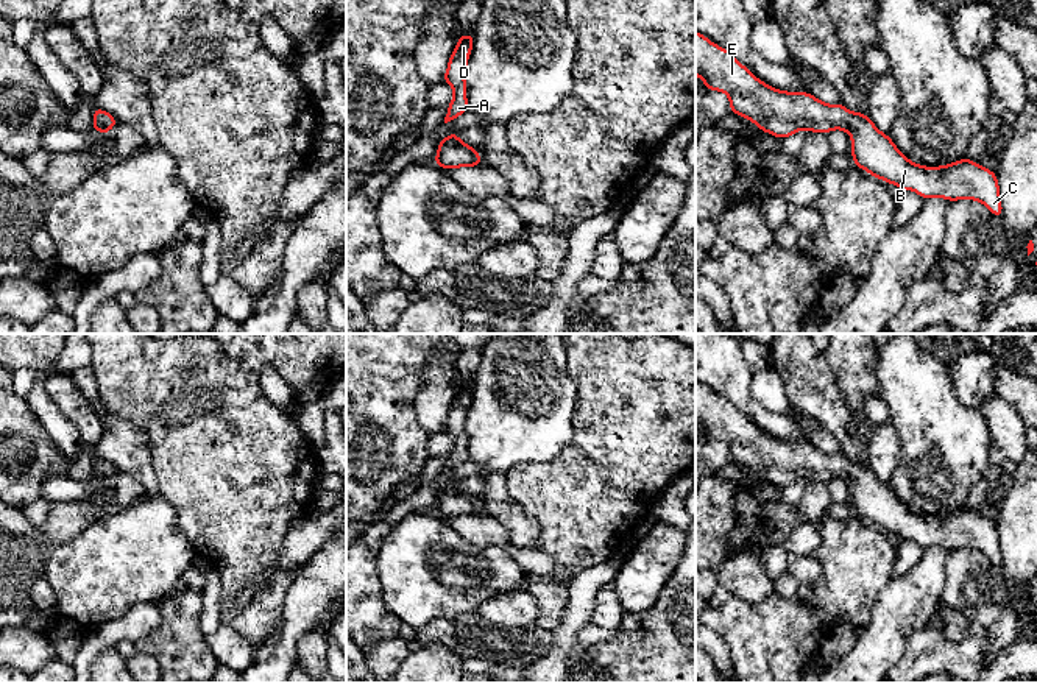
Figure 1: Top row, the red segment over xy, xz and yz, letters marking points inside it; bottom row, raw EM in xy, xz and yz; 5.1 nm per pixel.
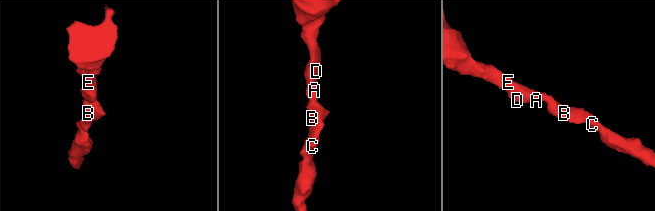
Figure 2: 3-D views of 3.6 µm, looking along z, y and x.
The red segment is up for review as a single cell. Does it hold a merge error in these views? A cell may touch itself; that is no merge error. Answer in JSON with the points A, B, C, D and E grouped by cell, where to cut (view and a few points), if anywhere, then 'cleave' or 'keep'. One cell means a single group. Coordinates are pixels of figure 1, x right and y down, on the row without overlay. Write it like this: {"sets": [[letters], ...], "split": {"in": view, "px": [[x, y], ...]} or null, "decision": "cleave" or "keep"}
{"sets": [["A", "B", "C", "D", "E"]], "split": null, "decision": "keep"}

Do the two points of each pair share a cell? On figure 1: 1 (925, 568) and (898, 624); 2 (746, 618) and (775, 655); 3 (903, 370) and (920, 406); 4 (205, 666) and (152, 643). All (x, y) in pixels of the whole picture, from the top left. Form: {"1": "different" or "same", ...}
{"1": "same", "2": "same", "3": "same", "4": "same"}

